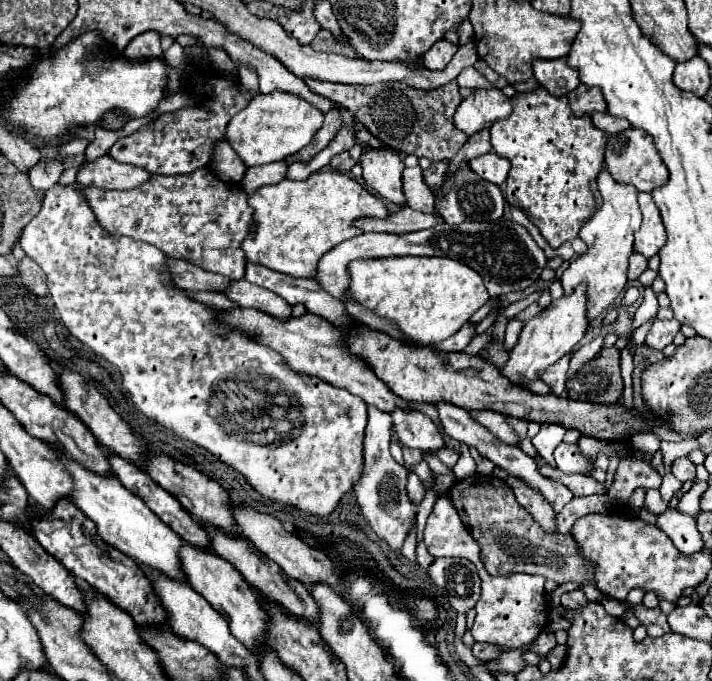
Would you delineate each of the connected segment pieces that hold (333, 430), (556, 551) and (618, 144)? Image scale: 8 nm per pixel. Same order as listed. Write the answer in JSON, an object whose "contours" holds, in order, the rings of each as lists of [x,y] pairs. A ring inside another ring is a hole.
{"contours":[[[[56,184],[46,192],[40,212],[22,230],[20,244],[22,244],[22,250],[26,252],[26,256],[30,256],[48,276],[48,292],[50,292],[50,296],[56,304],[56,310],[60,312],[60,318],[62,318],[64,326],[68,328],[68,332],[74,338],[78,338],[80,342],[84,342],[88,348],[92,348],[96,354],[104,356],[110,364],[114,364],[120,370],[122,384],[130,392],[132,402],[148,418],[152,418],[158,424],[174,430],[178,436],[210,450],[222,462],[226,462],[234,470],[238,470],[250,482],[250,486],[256,492],[260,492],[264,498],[272,498],[272,500],[278,500],[278,502],[284,502],[284,504],[292,504],[292,506],[296,506],[296,508],[300,508],[302,512],[308,512],[308,514],[318,514],[318,516],[330,514],[336,508],[336,504],[340,502],[340,498],[358,482],[360,472],[362,472],[362,438],[364,438],[364,428],[366,428],[366,404],[362,402],[362,398],[350,394],[348,390],[334,388],[334,386],[330,386],[322,380],[296,374],[294,370],[290,370],[290,366],[284,362],[284,358],[278,352],[246,338],[246,334],[240,332],[240,330],[220,330],[212,322],[206,322],[206,320],[216,318],[216,310],[208,308],[200,302],[190,300],[184,292],[180,292],[180,288],[176,288],[172,284],[168,268],[166,268],[166,254],[162,250],[158,250],[156,246],[150,246],[146,242],[138,242],[138,240],[118,236],[118,234],[108,234],[106,230],[102,230],[98,226],[92,210],[84,202],[84,198],[76,192],[74,186],[58,186]],[[212,396],[218,398],[220,406],[212,402]]],[[[474,474],[470,478],[454,482],[450,498],[474,540],[482,548],[482,560],[490,574],[514,574],[528,572],[540,574],[556,584],[576,582],[580,588],[594,586],[594,566],[580,554],[580,546],[572,536],[548,534],[538,522],[516,502],[510,486],[496,476]]],[[[628,128],[624,132],[608,136],[604,164],[606,164],[606,170],[610,172],[610,176],[616,182],[632,184],[632,186],[636,186],[638,192],[652,192],[658,186],[668,182],[668,170],[666,170],[664,162],[658,158],[658,152],[654,148],[654,142],[652,142],[650,134],[646,134],[644,130]]]]}

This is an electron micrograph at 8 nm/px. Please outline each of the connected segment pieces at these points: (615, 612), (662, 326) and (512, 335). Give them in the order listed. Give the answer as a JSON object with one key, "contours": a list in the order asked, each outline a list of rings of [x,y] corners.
{"contours":[[[[604,598],[600,602],[604,606],[604,610],[610,614],[610,616],[622,616],[626,612],[626,604],[624,602],[618,602],[614,598]]],[[[676,318],[672,320],[654,320],[650,332],[646,334],[646,346],[662,350],[666,344],[670,344],[680,330],[680,322]]],[[[512,320],[512,322],[508,324],[508,328],[506,328],[506,340],[504,340],[504,350],[506,350],[506,352],[516,344],[520,330],[522,330],[522,322]]]]}

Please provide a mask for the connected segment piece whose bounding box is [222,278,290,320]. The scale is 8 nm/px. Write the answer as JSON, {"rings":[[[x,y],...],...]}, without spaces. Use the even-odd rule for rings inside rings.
{"rings":[[[244,278],[230,280],[226,284],[226,290],[222,290],[222,294],[242,308],[256,308],[256,310],[274,314],[276,318],[284,318],[284,320],[290,318],[290,304],[286,304],[280,296],[272,294],[270,290],[246,282]]]}

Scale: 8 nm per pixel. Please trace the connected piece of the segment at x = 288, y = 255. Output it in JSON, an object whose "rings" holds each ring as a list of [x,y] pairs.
{"rings":[[[332,170],[314,172],[306,180],[282,180],[274,186],[262,186],[248,196],[248,202],[254,208],[254,224],[242,242],[246,262],[258,262],[296,278],[312,278],[322,254],[362,234],[352,226],[356,218],[388,216],[380,198],[370,194],[354,178]]]}

